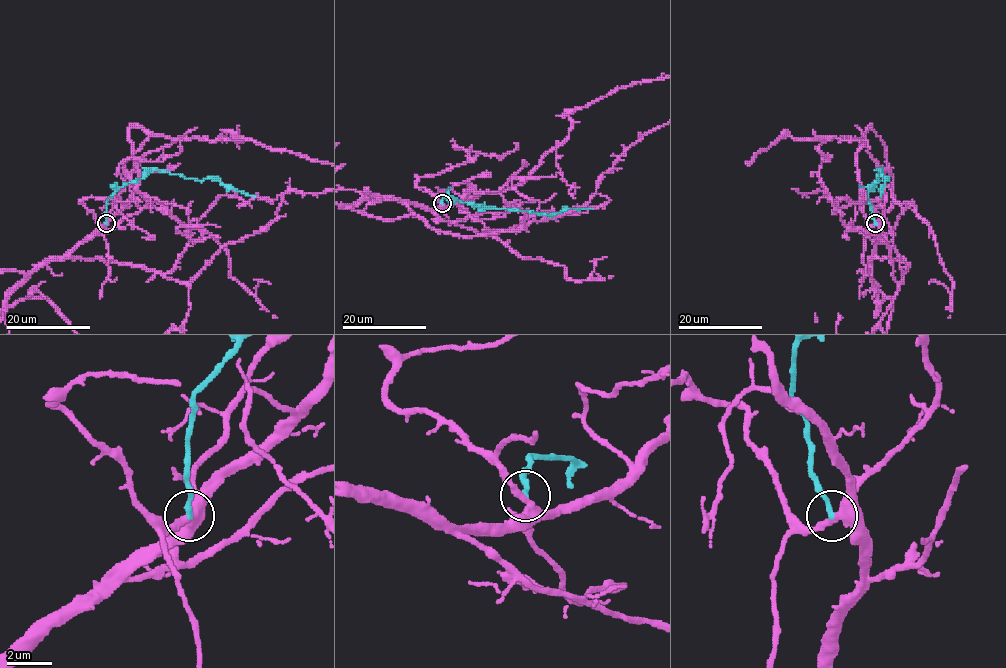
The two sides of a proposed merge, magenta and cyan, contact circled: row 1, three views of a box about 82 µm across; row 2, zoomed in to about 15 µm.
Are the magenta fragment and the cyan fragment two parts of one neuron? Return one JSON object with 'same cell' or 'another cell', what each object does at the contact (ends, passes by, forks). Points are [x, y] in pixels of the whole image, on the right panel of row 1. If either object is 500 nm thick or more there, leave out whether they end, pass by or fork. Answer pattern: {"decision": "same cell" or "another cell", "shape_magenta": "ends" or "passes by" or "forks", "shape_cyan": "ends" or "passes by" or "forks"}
{"decision": "another cell", "shape_magenta": "forks", "shape_cyan": "ends"}

